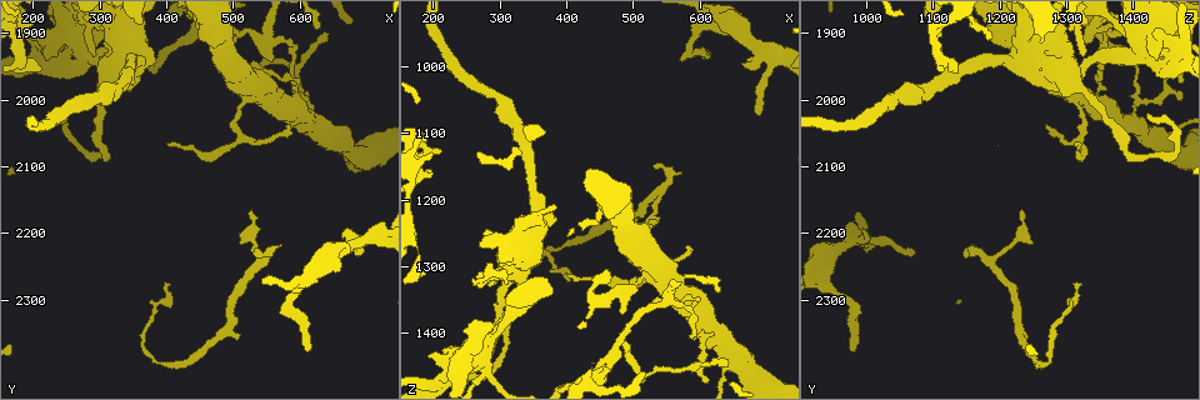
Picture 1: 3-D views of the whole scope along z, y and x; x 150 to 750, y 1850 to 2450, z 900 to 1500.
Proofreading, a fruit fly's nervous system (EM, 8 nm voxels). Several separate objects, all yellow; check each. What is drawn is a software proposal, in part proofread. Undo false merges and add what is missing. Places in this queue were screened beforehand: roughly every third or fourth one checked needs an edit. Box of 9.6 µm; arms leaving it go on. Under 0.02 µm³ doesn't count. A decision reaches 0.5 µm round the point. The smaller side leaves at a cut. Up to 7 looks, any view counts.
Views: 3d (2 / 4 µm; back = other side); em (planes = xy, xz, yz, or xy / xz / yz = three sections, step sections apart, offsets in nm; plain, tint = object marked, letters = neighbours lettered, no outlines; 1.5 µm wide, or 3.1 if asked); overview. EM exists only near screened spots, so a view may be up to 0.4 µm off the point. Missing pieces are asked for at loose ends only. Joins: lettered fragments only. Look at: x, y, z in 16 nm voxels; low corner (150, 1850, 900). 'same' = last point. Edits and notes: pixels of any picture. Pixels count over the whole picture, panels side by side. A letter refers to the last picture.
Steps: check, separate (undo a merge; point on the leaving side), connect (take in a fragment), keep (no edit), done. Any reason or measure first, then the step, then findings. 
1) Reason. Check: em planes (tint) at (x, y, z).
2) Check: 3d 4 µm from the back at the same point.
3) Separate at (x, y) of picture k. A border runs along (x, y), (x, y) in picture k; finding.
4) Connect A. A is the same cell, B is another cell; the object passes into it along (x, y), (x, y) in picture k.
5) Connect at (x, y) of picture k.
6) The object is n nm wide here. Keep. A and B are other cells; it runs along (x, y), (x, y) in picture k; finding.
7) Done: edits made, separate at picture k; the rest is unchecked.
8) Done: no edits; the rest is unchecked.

An open end. Check: 3d 2 µm at (535, 2220, 1145).

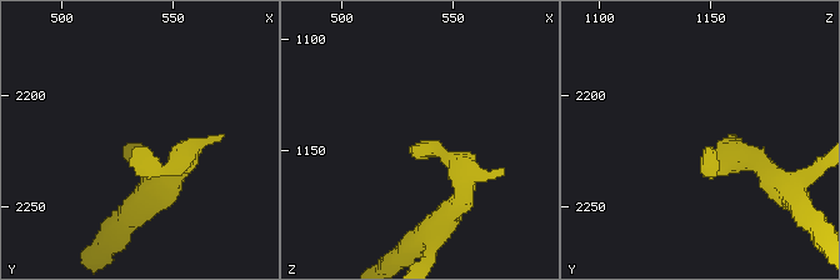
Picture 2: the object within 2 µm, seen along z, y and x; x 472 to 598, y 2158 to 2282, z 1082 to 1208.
Shape alone is not enough. Check: em planes (plain) at (536, 2224, 1148).

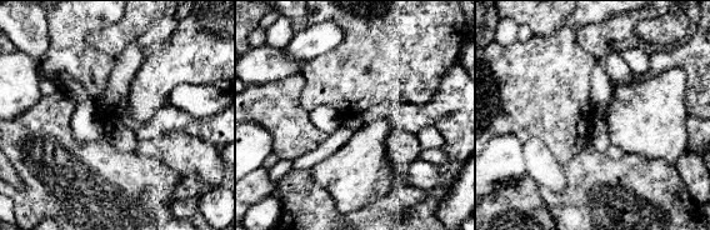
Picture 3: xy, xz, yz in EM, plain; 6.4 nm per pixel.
Check: em planes (letters) at the same point.

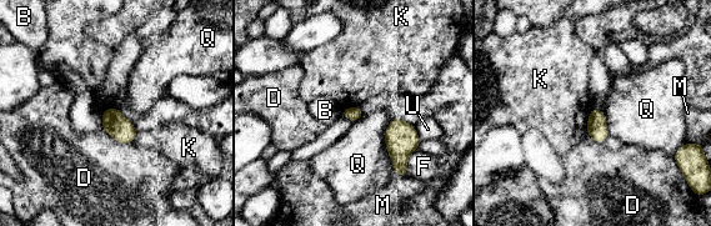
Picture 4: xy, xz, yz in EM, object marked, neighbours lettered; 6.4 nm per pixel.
The longest contact is with Q, 360 nm. Keep. B, D, F, K, M, Q and U are other cells; none of them fits.

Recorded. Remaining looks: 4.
An open end. Check: em planes (letters) at (400, 2275, 1320).

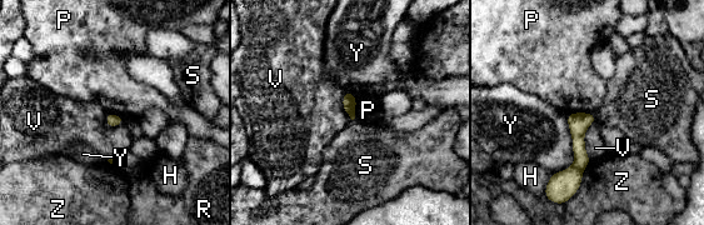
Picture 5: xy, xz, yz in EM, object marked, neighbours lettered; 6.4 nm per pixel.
Keep. H, P, R, S, V, Y and Z are other cells; it runs along (592, 116), (579, 129), (572, 188) in picture 5; none of them fits.

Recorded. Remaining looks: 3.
Check: 3d 4 µm from the back at (695, 2225, 1065).

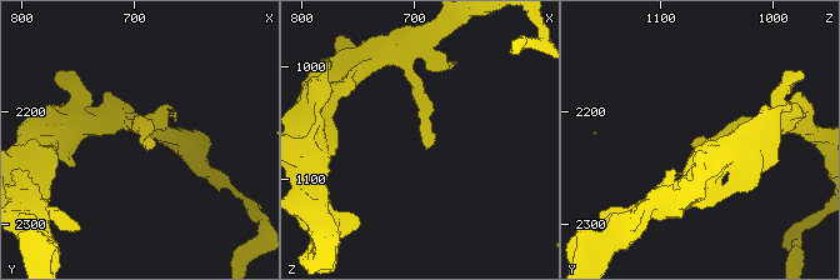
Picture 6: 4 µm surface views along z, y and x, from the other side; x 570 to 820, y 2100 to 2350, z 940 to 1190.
Check: em planes (letters) at (692, 2226, 1072).

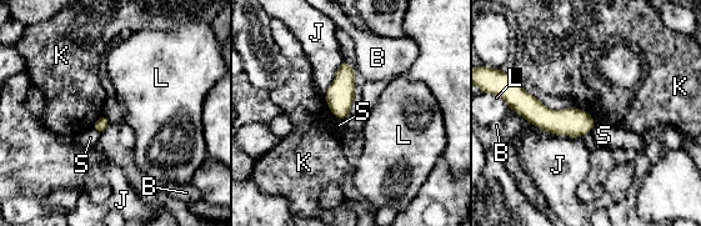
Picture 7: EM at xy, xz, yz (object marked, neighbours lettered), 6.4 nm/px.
The longest contact is with J, 280 nm. Keep. B, J, K, L and S are other cells; a border runs along (324, 98), (335, 116) in picture 7; no lettered fragment goes on from it.

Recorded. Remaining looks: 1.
Done: no edits; the rest is unchecked.

